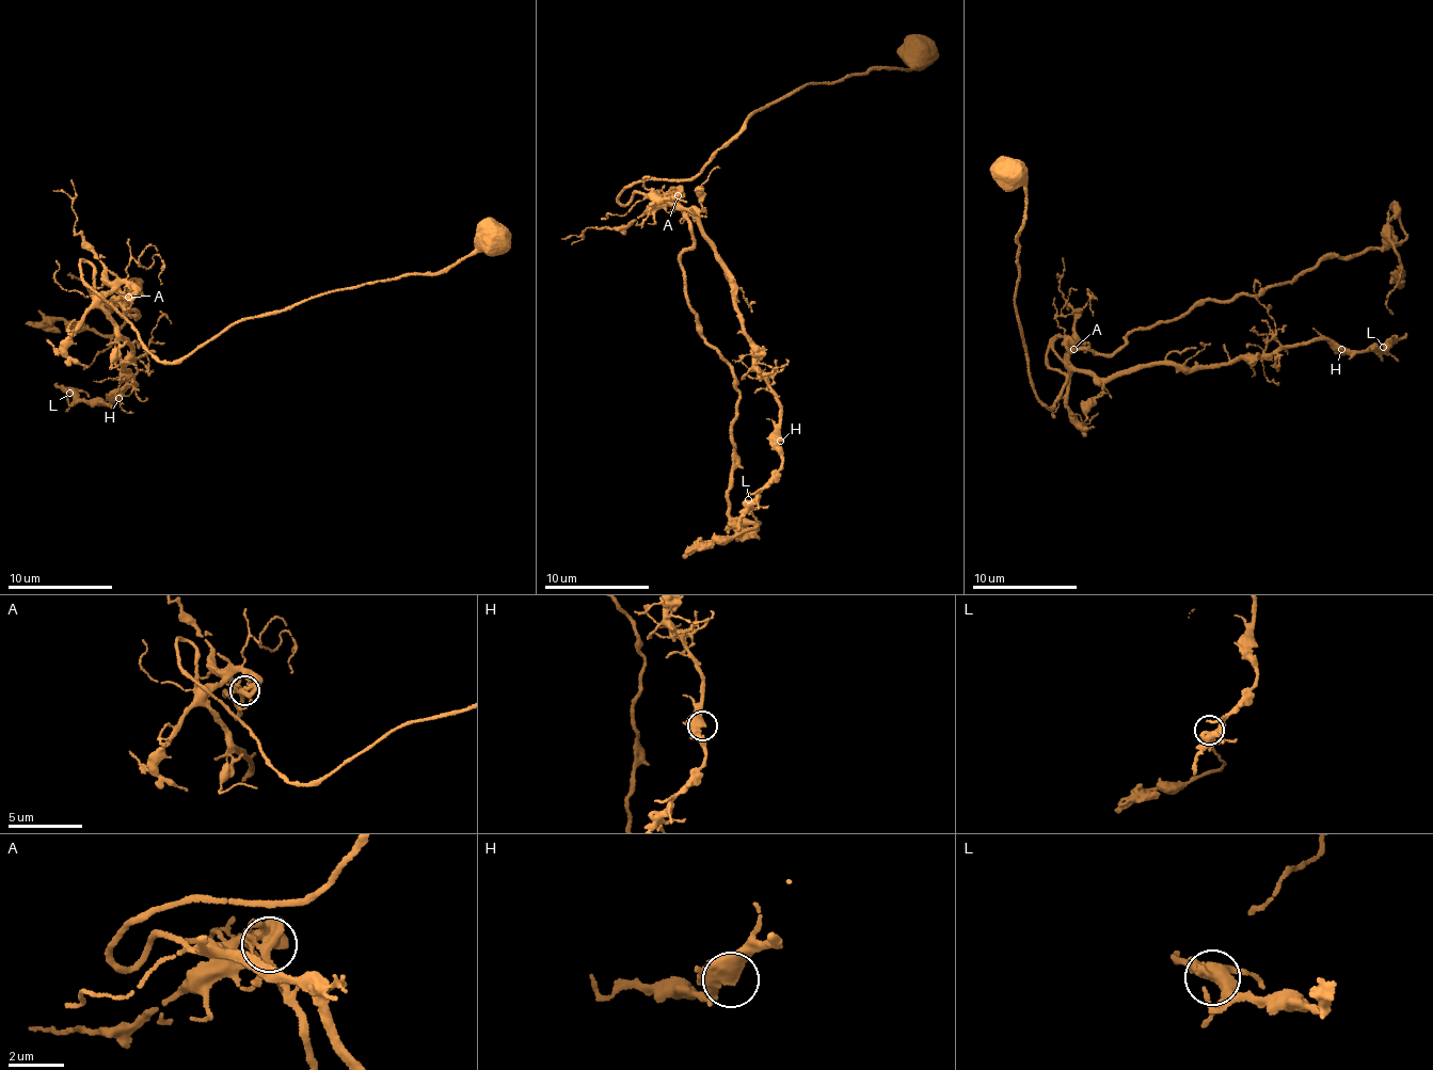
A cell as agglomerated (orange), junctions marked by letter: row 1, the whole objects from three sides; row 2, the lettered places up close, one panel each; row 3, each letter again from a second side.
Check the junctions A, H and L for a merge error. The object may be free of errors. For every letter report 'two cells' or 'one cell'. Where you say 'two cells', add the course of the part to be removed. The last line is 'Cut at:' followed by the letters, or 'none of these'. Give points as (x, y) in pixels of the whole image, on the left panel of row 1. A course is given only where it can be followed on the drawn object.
A: one cell
H: one cell
L: one cell
Cut at: none of these

